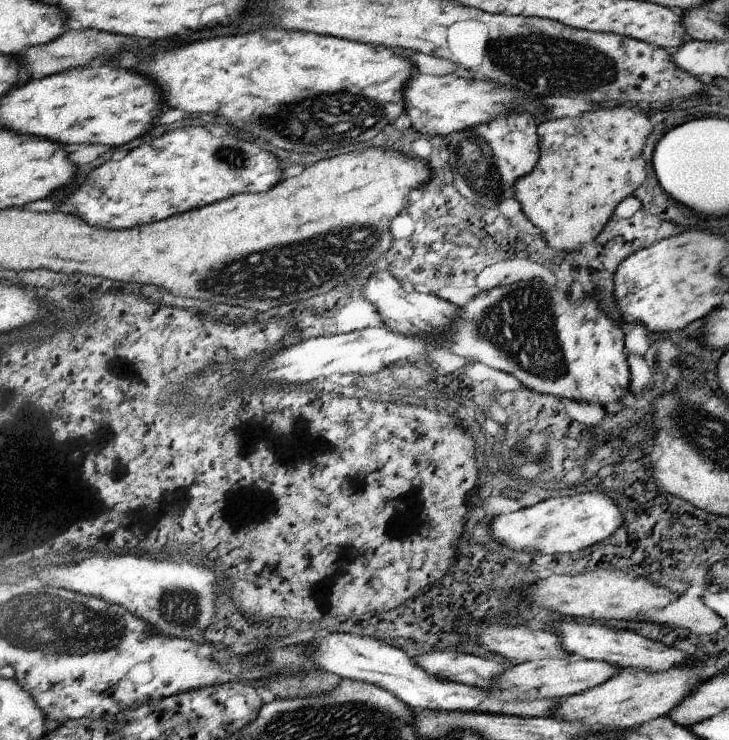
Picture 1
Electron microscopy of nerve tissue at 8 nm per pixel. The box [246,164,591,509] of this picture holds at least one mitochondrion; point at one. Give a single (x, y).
(520, 326)

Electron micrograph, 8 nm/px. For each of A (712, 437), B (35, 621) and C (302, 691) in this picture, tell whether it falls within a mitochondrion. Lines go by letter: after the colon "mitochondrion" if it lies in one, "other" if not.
A: mitochondrion
B: mitochondrion
C: mitochondrion

